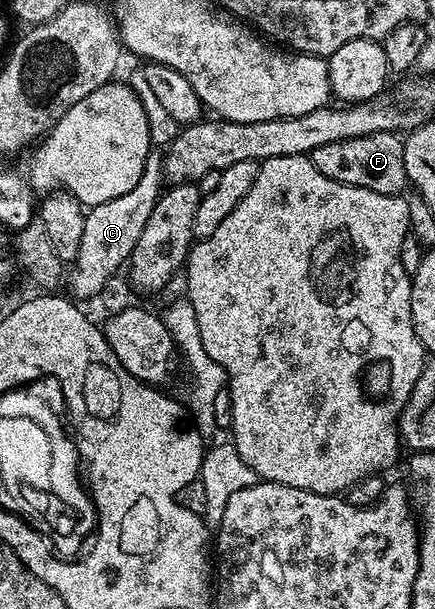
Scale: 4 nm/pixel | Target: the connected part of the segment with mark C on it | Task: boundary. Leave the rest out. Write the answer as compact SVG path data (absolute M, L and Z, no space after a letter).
M150 150L144 162L143 174L133 189L109 202L101 202L86 212L79 253L71 265L70 275L69 272L67 275L67 285L69 283L72 291L70 294L76 300L82 301L99 294L119 267L132 258L134 247L154 212L164 185L164 156L160 150Z

